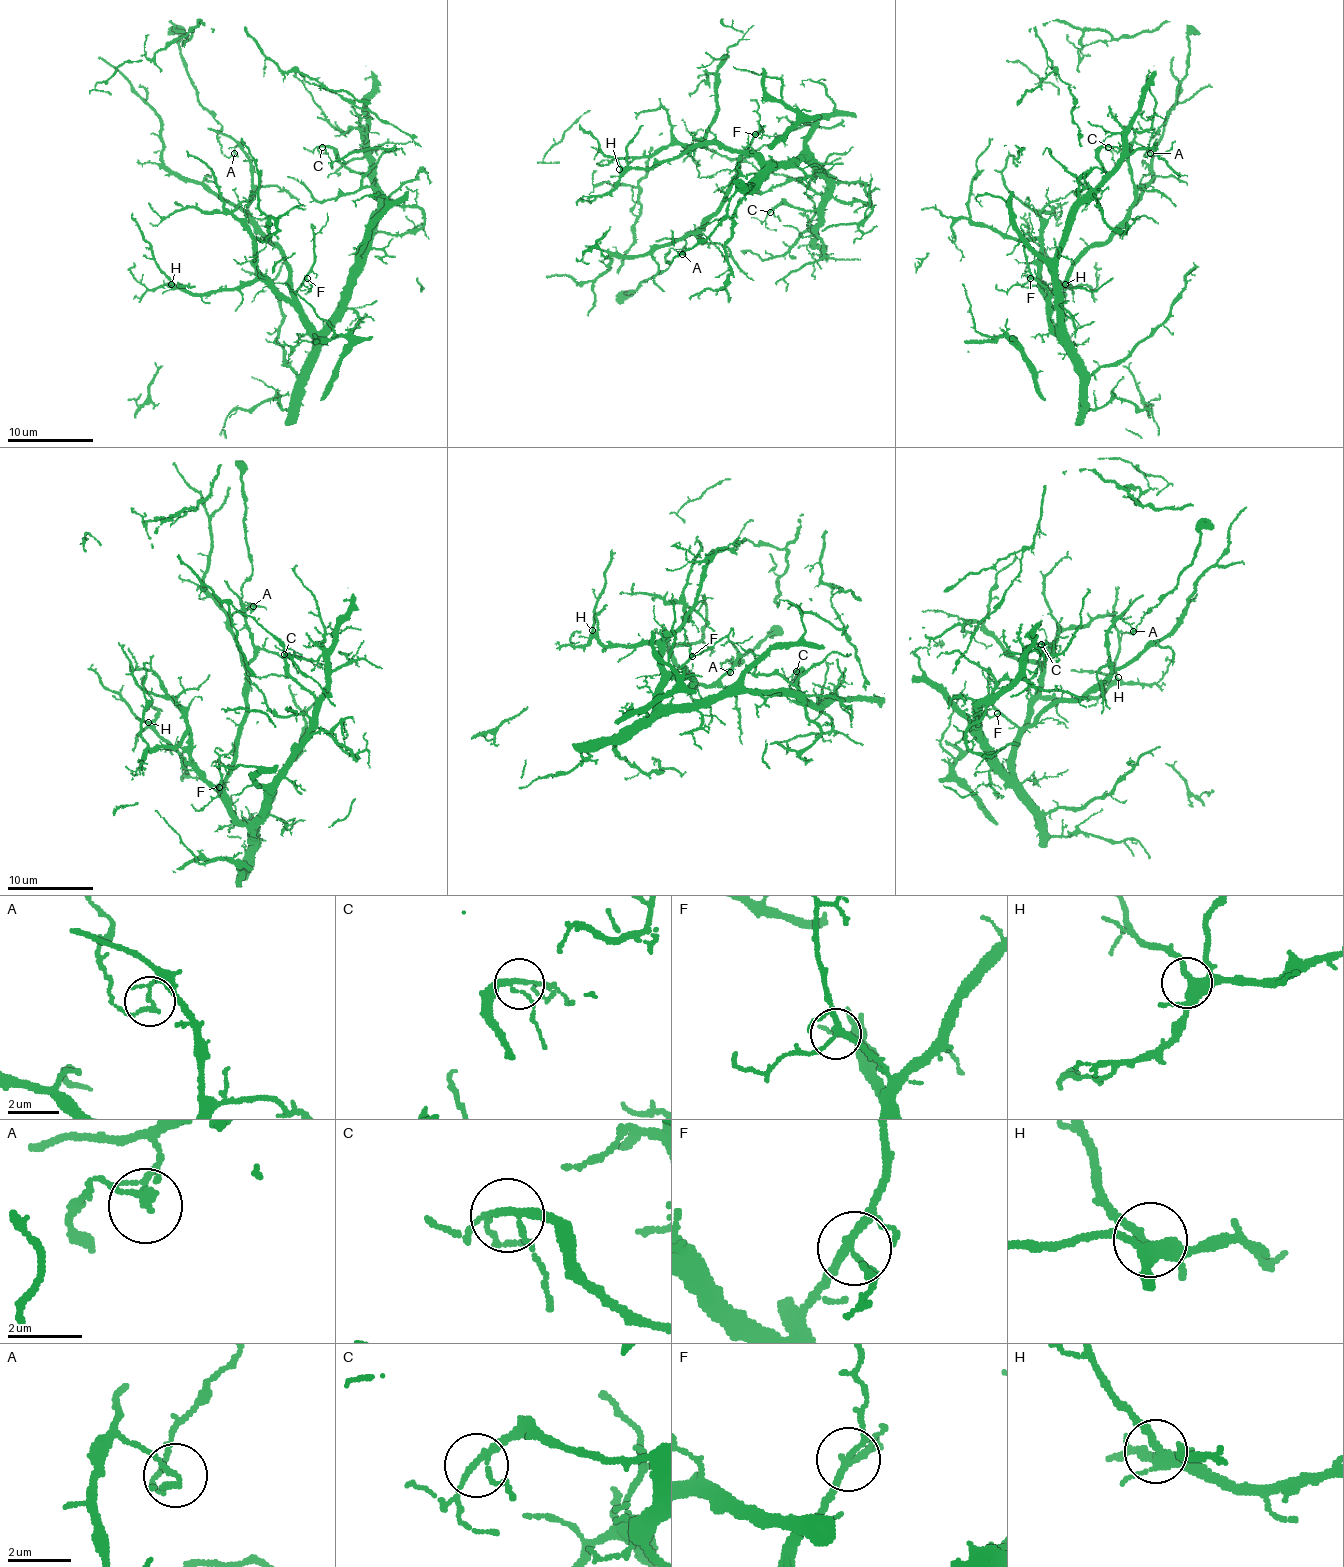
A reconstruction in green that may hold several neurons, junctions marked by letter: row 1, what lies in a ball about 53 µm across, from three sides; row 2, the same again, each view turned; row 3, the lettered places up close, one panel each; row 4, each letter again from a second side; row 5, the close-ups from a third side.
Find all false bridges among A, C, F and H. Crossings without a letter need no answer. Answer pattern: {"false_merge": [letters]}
{"false_merge": ["A"]}

